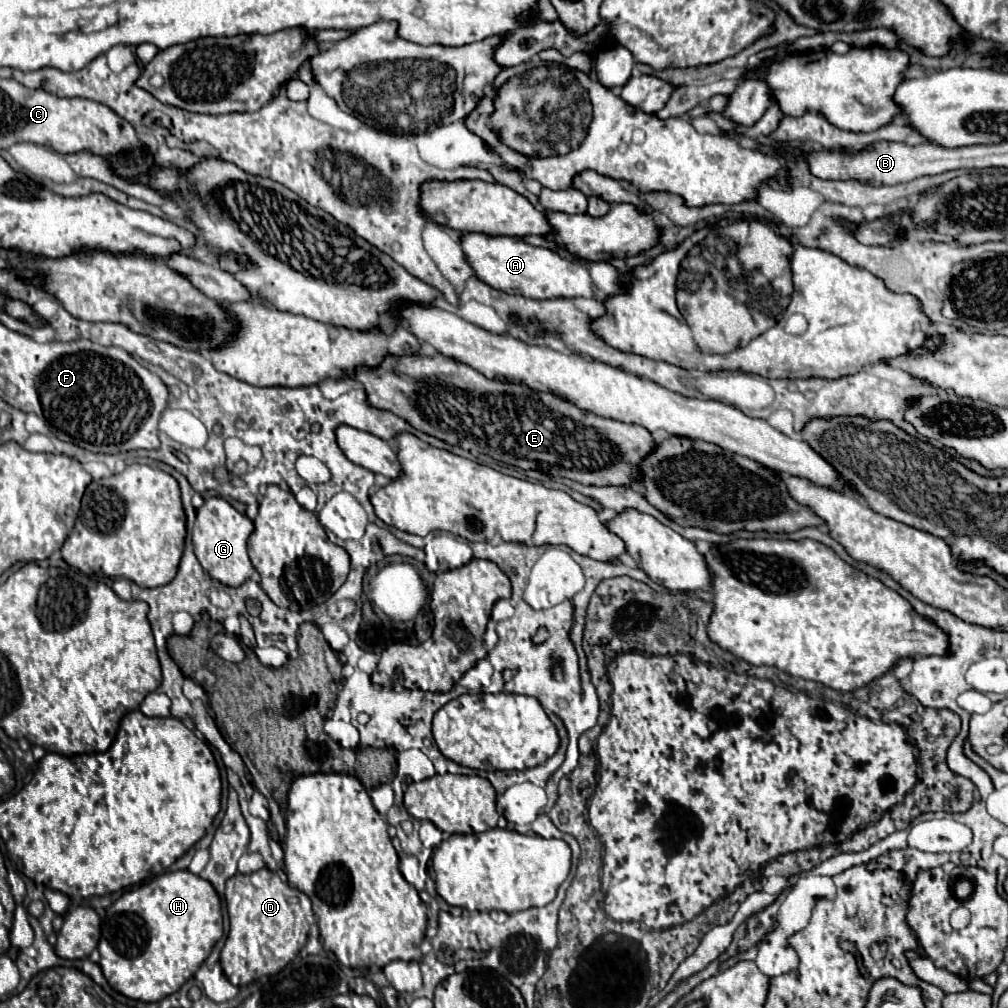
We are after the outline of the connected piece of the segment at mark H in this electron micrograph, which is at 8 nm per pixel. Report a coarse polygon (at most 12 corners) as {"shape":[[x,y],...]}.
{"shape":[[189,870],[107,908],[99,966],[123,996],[177,992],[223,936]]}

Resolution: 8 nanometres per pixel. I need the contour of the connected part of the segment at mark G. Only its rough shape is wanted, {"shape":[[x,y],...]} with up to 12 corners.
{"shape":[[223,498],[197,510],[193,548],[225,586],[255,572],[253,522]]}

